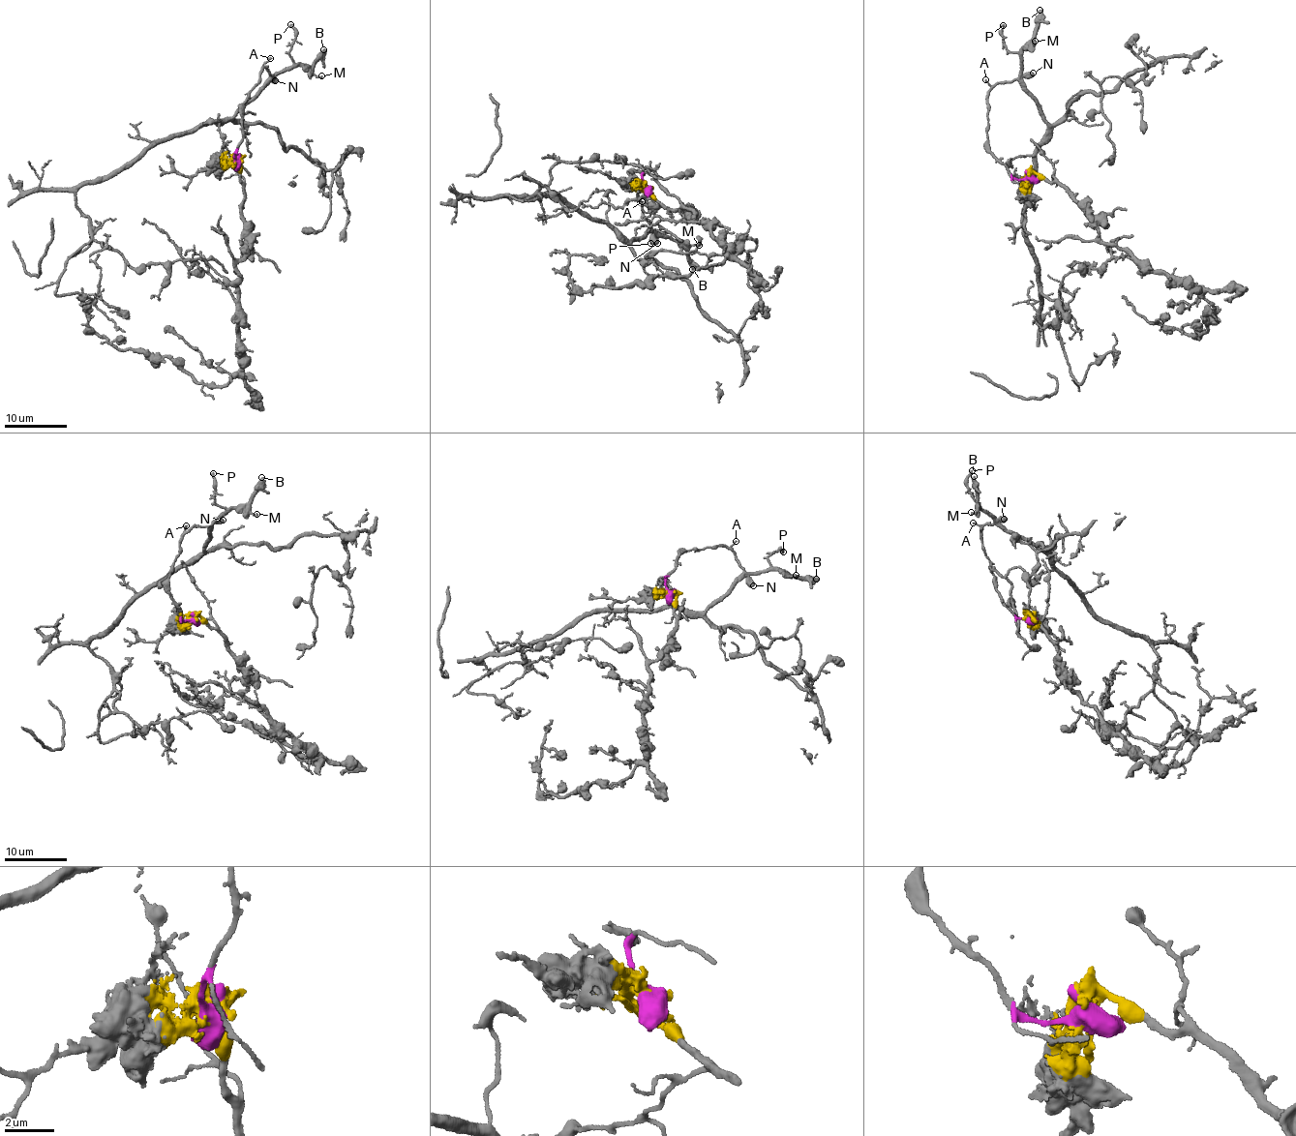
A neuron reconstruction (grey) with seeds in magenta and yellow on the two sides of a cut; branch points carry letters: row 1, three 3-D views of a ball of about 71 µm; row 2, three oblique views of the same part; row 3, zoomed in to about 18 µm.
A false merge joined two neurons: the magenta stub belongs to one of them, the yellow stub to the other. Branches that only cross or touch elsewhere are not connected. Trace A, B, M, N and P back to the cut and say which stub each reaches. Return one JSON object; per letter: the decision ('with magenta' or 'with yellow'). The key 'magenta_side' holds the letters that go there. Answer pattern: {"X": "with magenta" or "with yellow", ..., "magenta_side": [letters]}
{"A": "with magenta", "B": "with magenta", "M": "with magenta", "N": "with magenta", "P": "with magenta", "magenta_side": ["A", "B", "M", "N", "P"]}

